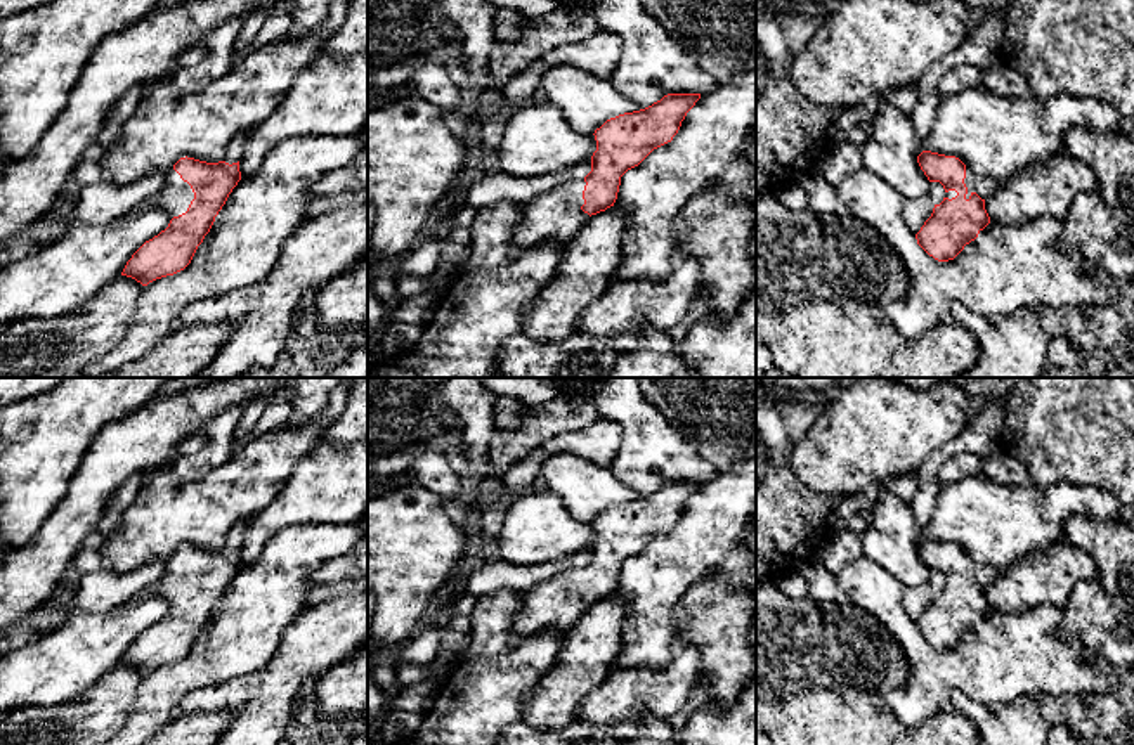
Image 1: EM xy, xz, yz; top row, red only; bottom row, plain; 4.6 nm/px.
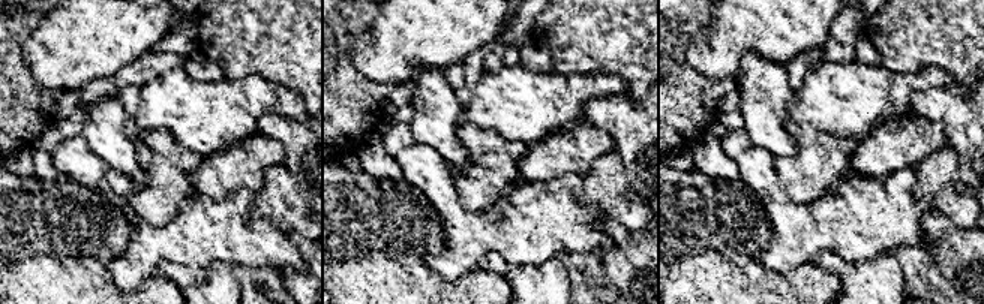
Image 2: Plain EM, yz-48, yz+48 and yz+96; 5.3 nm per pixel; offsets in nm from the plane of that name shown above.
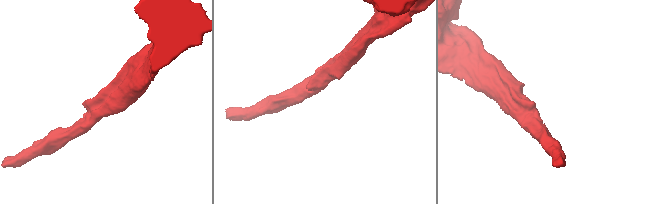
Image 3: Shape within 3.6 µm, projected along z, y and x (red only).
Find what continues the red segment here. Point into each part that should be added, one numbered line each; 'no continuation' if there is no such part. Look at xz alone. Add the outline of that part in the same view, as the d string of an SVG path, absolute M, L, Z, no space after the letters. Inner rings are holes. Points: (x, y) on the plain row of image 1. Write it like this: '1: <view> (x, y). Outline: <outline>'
1: xz (555, 603). Outline: M584 567L558 572L539 586L522 591L522 606L518 608L512 624L512 645L517 645L520 639L538 632L550 629L567 631L570 625L574 625L581 613L590 606L590 603L581 598L584 593L584 573Z

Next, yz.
1: yz (984, 574). Outline: M966 554L964 572L968 575L966 587L969 587L969 584L973 580L976 580L981 587L987 587L999 575L999 570L995 567L992 567L992 565L978 565L968 554Z

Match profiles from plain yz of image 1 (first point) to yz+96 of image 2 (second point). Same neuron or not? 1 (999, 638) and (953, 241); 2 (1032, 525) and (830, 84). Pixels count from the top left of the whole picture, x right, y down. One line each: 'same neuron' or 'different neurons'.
1: different neurons
2: same neuron

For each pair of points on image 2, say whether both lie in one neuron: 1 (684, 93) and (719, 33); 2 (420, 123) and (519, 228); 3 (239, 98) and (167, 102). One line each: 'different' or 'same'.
1: different
2: different
3: same

